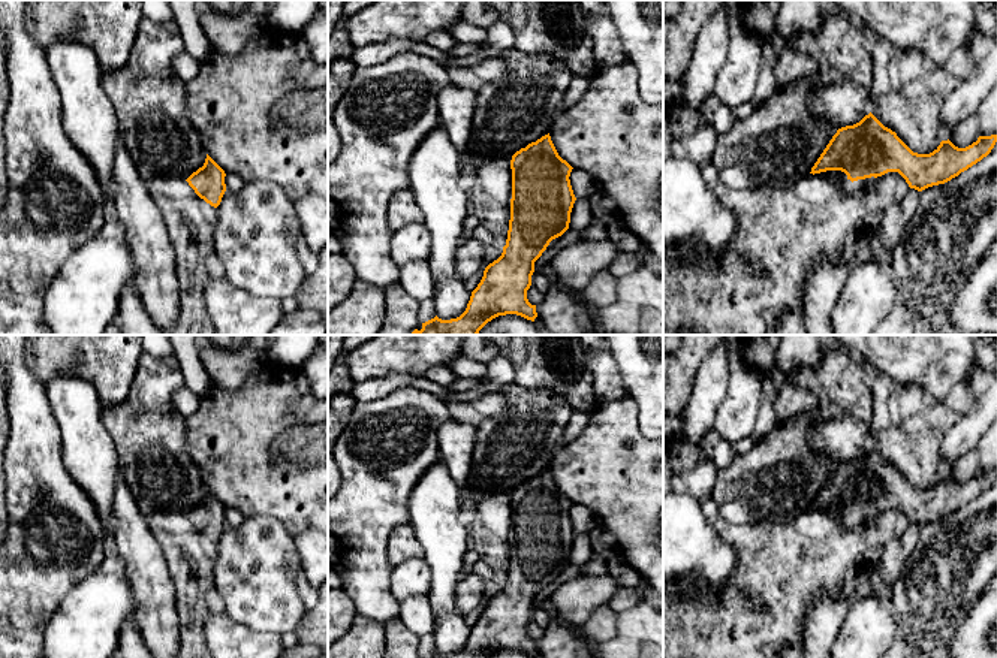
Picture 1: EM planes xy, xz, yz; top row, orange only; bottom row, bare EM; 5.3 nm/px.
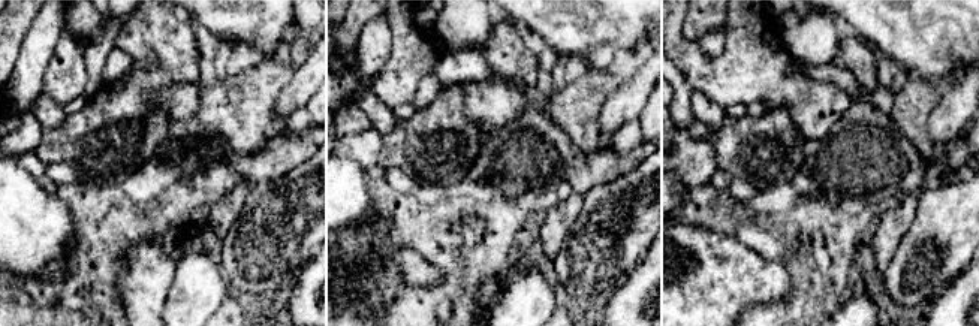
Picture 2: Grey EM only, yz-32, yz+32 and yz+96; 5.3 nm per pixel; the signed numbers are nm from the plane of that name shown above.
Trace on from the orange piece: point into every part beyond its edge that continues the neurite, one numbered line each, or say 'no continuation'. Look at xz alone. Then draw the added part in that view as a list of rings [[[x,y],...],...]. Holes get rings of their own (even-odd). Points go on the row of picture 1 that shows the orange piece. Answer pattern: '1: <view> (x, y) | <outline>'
1: xz (509, 114) | [[[518,49],[501,52],[507,75],[500,81],[479,82],[469,142],[461,151],[475,173],[488,157],[509,157],[549,133],[555,115],[563,111],[564,94],[573,73],[549,54],[522,54]]]

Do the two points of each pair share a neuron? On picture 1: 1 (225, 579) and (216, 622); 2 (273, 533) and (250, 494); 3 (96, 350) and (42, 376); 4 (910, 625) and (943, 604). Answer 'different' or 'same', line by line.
1: different
2: different
3: same
4: same

